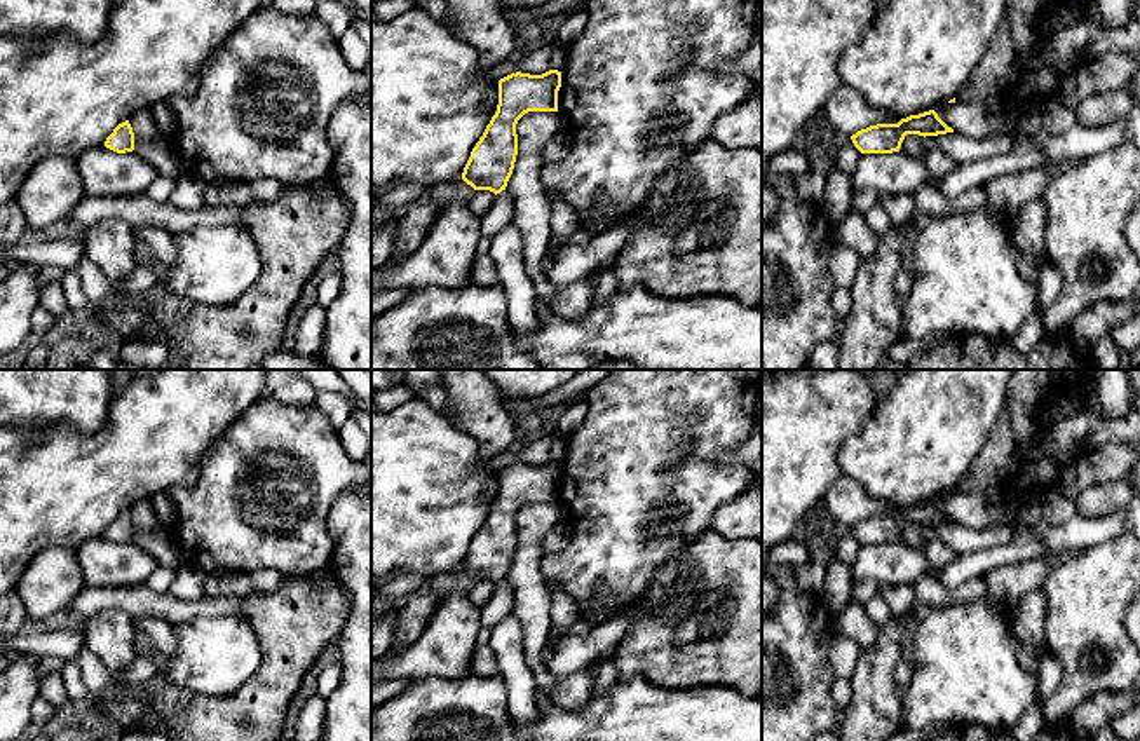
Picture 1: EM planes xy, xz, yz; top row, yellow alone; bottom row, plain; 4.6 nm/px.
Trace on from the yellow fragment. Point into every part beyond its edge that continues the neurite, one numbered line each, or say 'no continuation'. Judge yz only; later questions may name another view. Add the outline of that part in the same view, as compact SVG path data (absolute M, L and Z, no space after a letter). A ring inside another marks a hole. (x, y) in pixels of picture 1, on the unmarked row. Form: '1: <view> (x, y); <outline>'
no continuation

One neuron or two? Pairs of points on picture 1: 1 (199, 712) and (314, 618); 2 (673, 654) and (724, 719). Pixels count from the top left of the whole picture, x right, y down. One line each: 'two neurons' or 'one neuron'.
1: one neuron
2: two neurons

